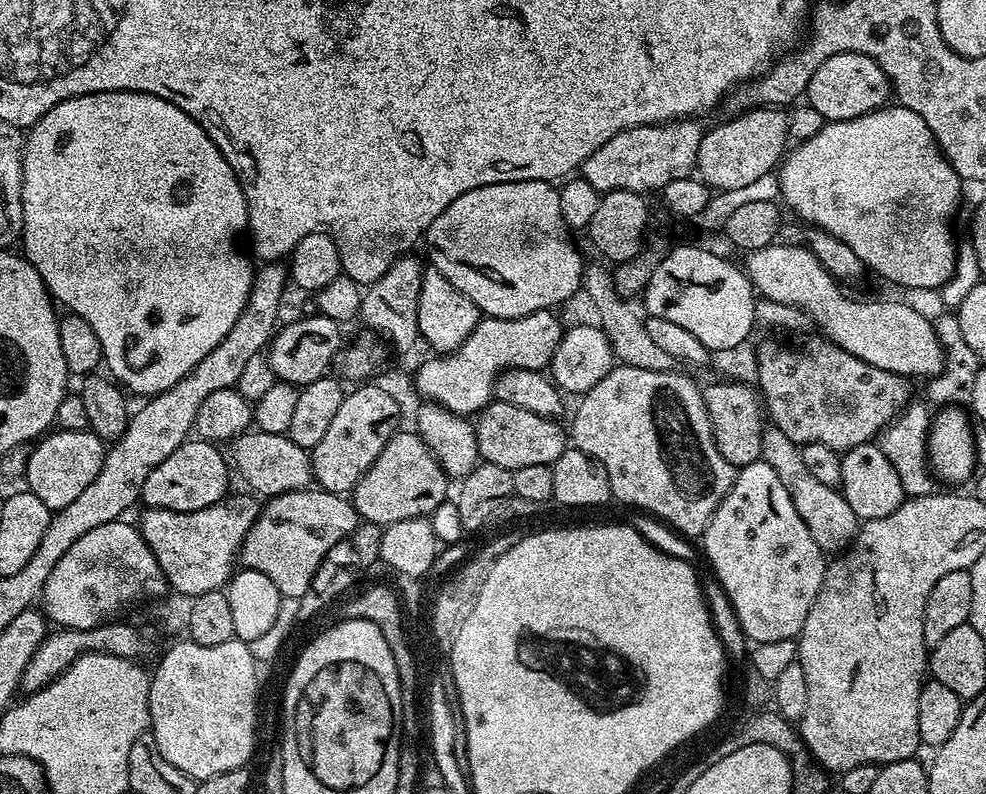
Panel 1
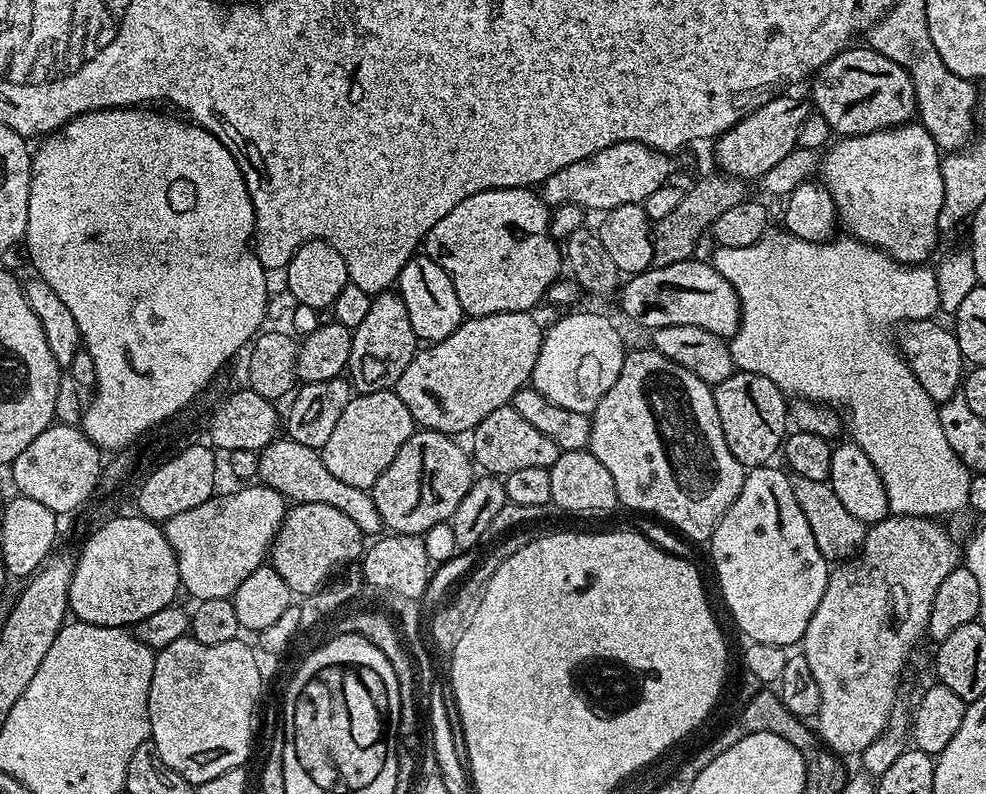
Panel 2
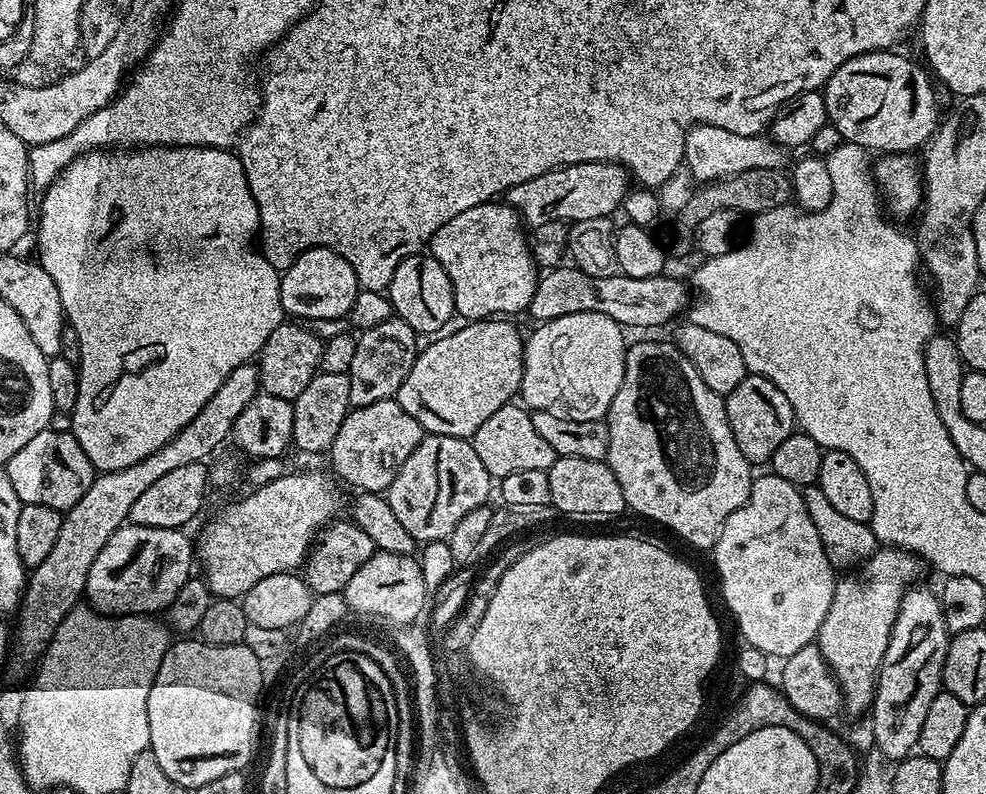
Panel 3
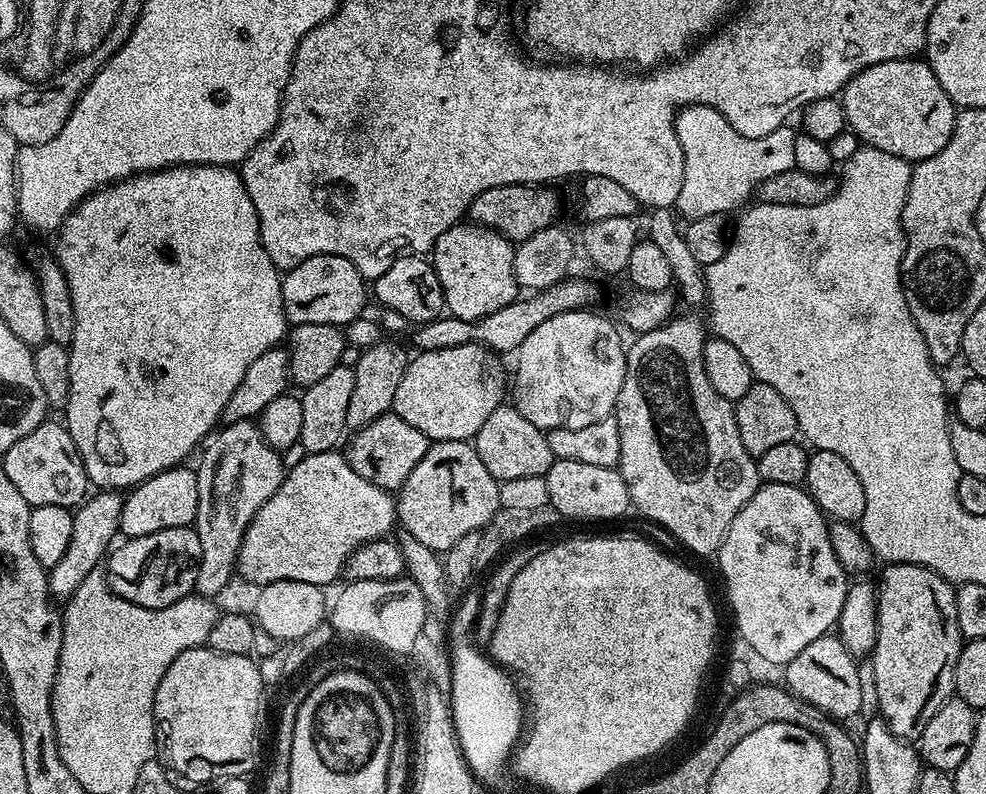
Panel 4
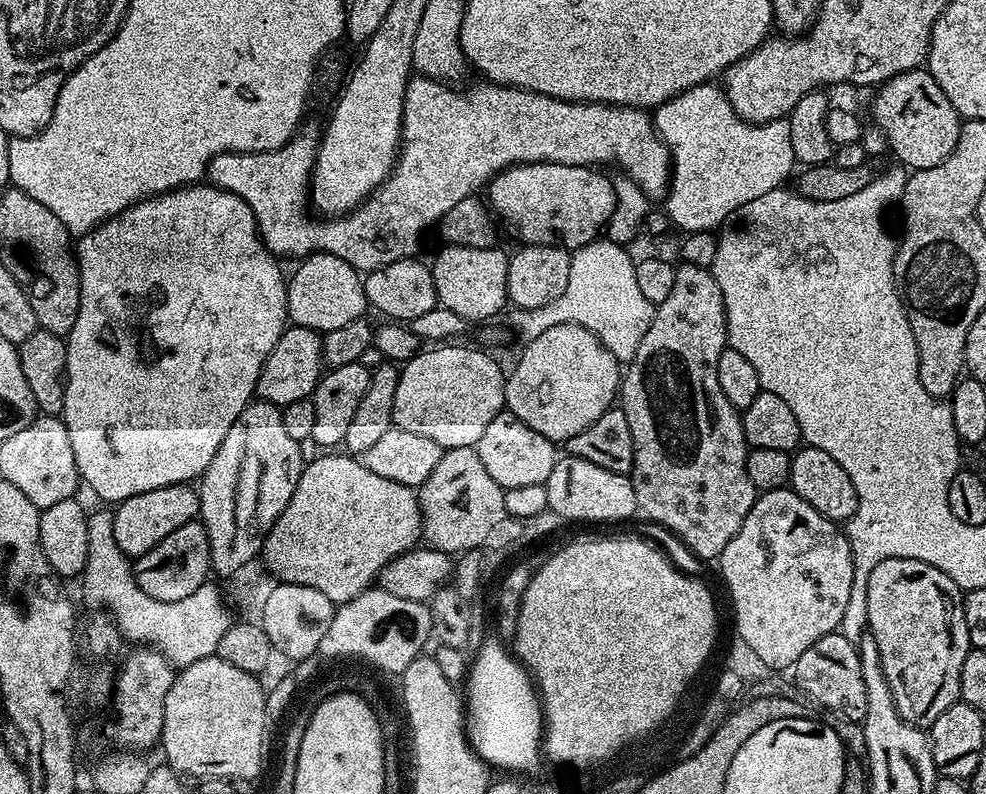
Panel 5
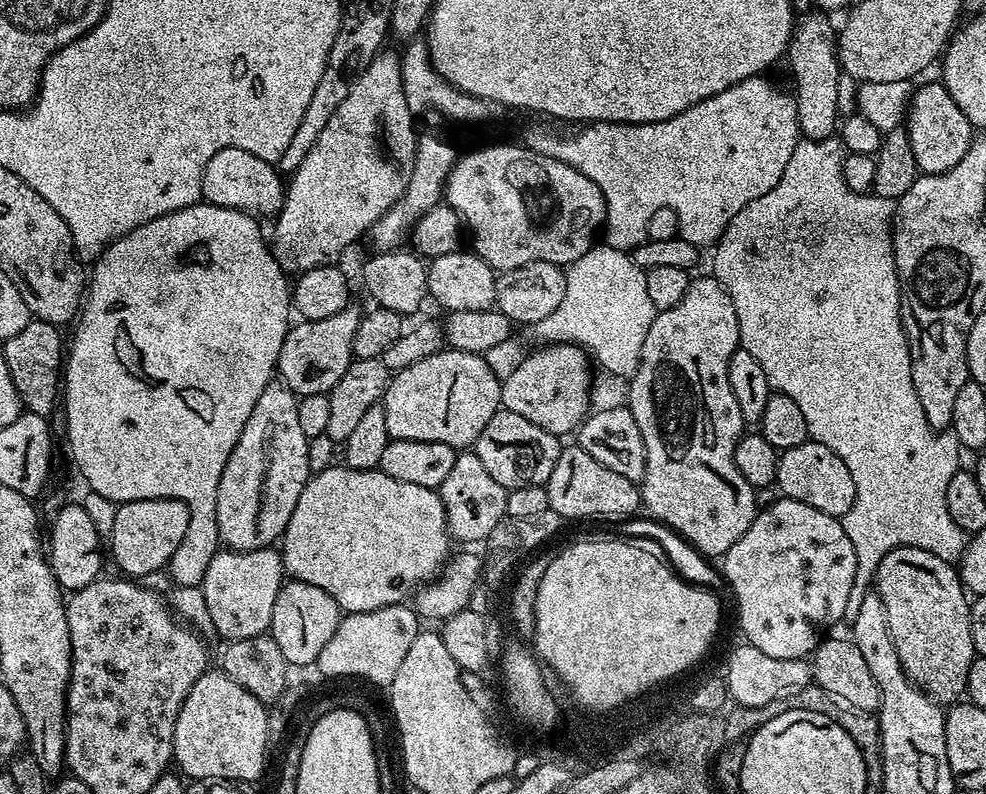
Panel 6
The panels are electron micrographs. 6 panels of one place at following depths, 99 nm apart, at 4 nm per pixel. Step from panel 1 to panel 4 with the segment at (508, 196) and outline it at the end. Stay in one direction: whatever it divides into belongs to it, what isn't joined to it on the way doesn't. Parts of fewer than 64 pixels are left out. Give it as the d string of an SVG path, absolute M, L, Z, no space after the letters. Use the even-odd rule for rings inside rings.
M461 222L442 233L432 248L430 263L442 286L445 309L463 320L481 320L502 306L510 306L518 299L515 253L512 241L483 224Z

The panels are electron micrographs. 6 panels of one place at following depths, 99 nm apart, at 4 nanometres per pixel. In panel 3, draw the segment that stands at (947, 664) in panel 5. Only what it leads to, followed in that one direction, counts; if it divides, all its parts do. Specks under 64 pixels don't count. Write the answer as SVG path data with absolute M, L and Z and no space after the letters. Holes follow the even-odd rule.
M914 586L904 593L886 654L880 663L875 698L870 709L873 745L895 762L904 760L919 745L923 719L943 687L950 639L939 597L920 587Z

